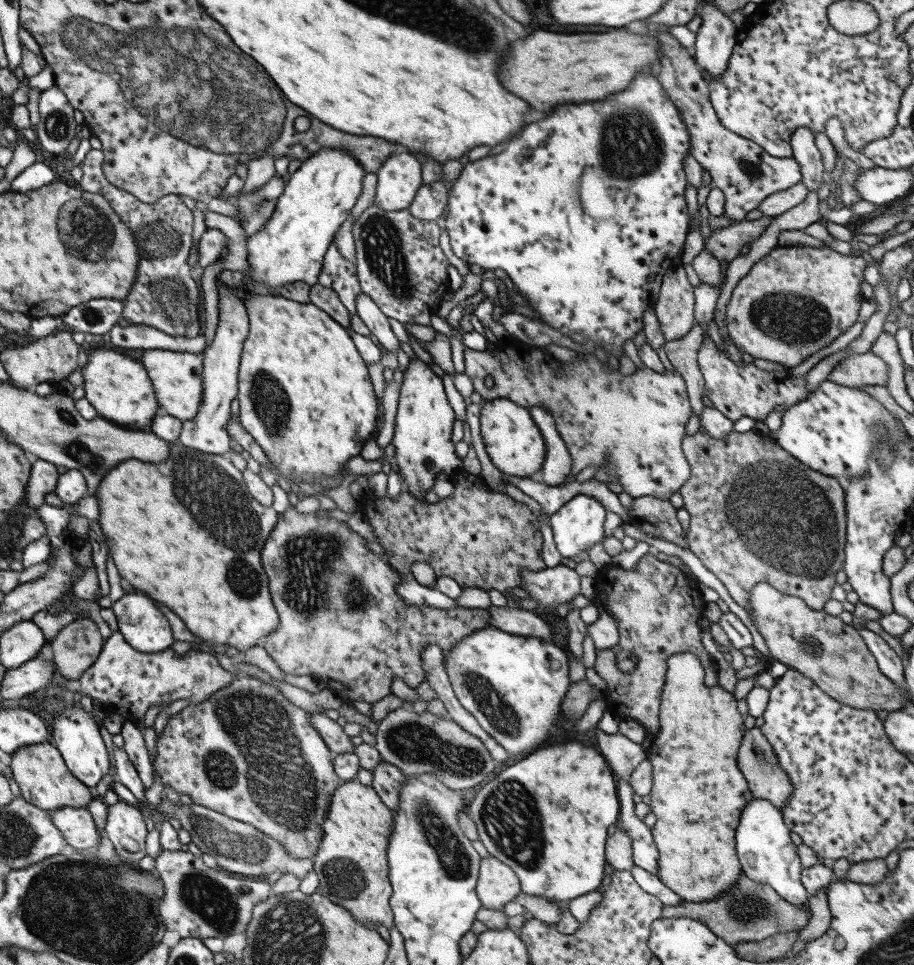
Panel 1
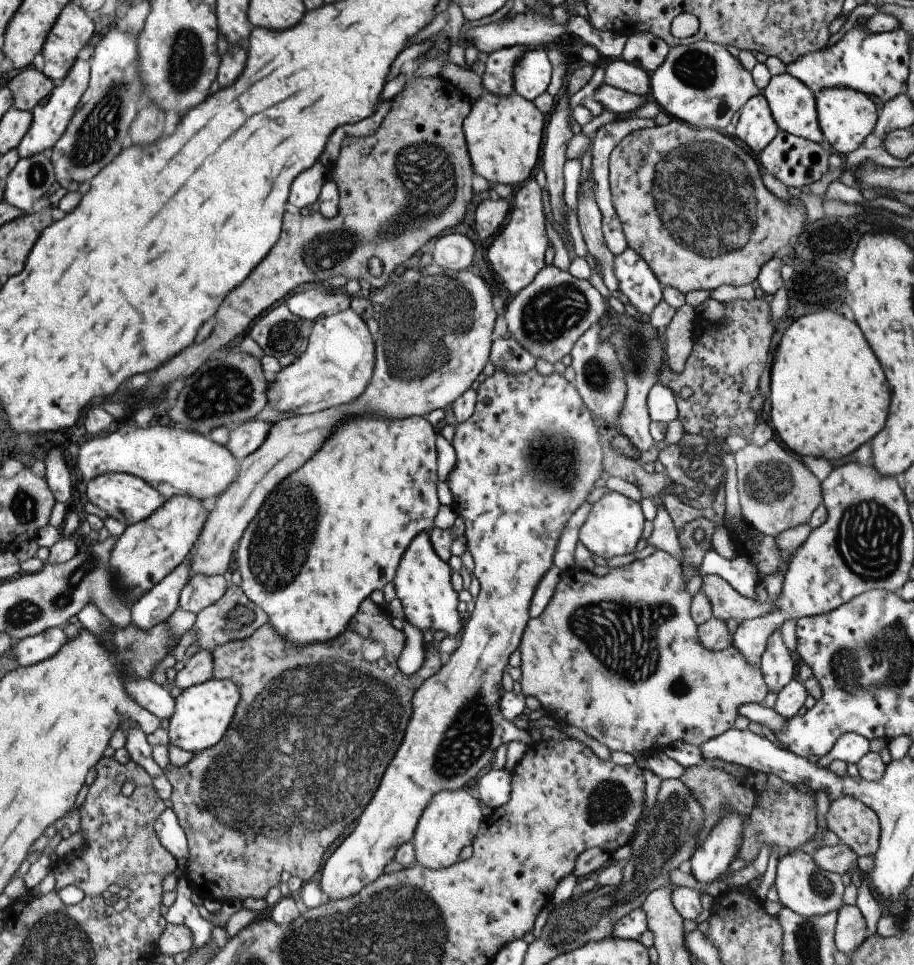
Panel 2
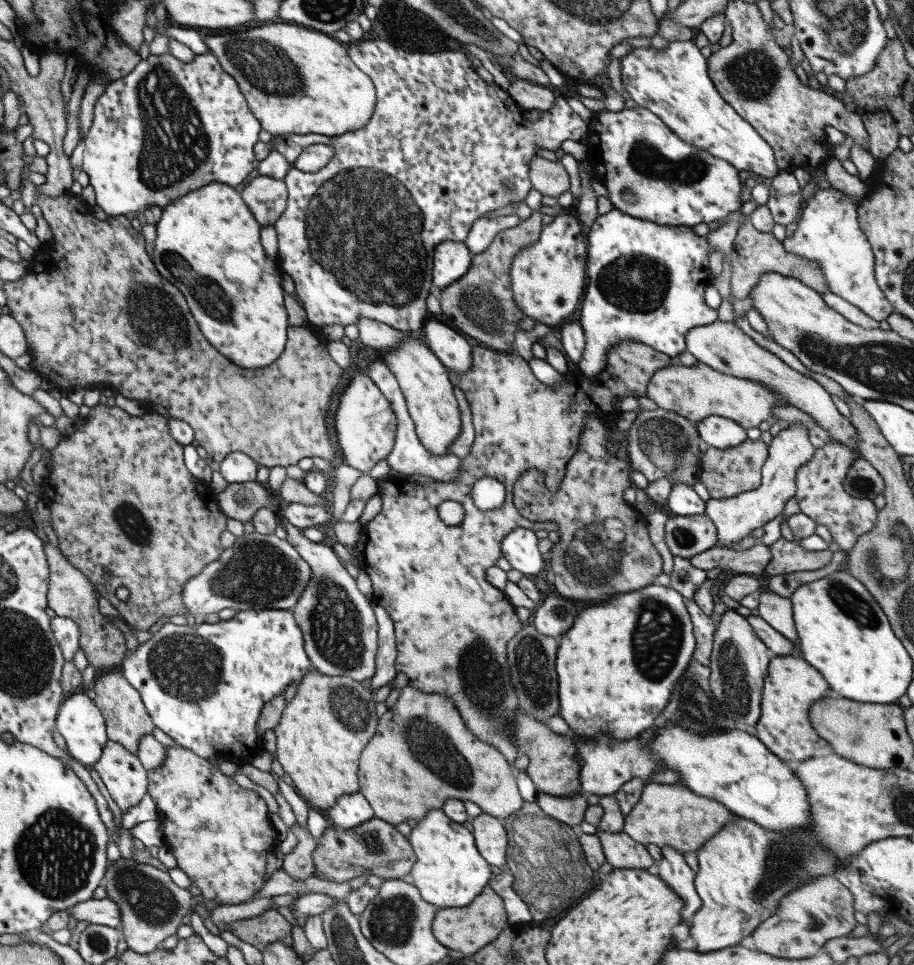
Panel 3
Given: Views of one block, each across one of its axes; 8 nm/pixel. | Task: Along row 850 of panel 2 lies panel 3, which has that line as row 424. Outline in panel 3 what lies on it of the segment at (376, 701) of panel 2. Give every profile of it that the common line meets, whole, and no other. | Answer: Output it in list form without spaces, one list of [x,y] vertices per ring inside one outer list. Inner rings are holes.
[[[39,194],[35,200],[31,200],[33,204],[37,204],[43,212],[45,222],[49,224],[53,236],[51,242],[47,246],[41,248],[41,252],[33,252],[33,262],[31,262],[31,270],[29,274],[23,276],[23,280],[17,282],[5,282],[1,288],[5,292],[5,312],[23,328],[25,332],[25,340],[27,344],[31,344],[29,354],[31,354],[31,366],[33,372],[37,372],[43,380],[47,380],[53,388],[61,388],[61,390],[71,390],[75,386],[79,388],[95,388],[97,384],[109,384],[111,388],[115,388],[121,396],[125,396],[127,400],[139,400],[139,402],[147,402],[147,404],[157,404],[161,408],[165,408],[169,412],[171,418],[183,420],[193,428],[193,436],[199,442],[199,446],[207,452],[207,456],[213,458],[213,462],[221,462],[229,452],[245,452],[247,456],[251,456],[259,466],[283,466],[287,468],[289,464],[297,464],[301,458],[323,458],[325,462],[329,462],[331,466],[339,464],[339,458],[335,458],[335,448],[333,442],[329,440],[327,434],[327,424],[325,424],[325,412],[327,406],[331,402],[331,392],[339,388],[341,384],[341,376],[343,376],[343,368],[339,368],[327,354],[325,346],[327,340],[321,336],[315,336],[307,326],[289,326],[287,328],[287,344],[285,350],[281,352],[281,356],[265,366],[265,368],[255,368],[255,370],[241,370],[239,366],[235,366],[231,360],[223,358],[217,348],[213,348],[213,344],[209,344],[209,340],[199,332],[197,322],[193,320],[183,294],[179,292],[179,288],[173,288],[173,284],[169,284],[167,280],[163,280],[155,266],[153,260],[149,260],[147,252],[145,252],[145,240],[141,234],[137,234],[131,228],[131,218],[125,216],[115,216],[115,218],[107,218],[107,220],[95,220],[93,216],[93,208],[89,208],[89,204],[85,204],[81,198],[71,196],[71,194],[61,194],[61,196],[47,196],[47,194]]]

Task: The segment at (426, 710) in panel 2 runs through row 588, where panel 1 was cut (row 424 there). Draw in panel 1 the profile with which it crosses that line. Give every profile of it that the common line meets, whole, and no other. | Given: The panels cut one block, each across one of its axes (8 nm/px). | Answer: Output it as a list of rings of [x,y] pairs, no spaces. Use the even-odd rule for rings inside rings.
[[[493,398],[489,402],[483,402],[483,408],[479,412],[479,426],[483,448],[491,464],[499,468],[501,474],[537,480],[545,460],[545,440],[527,408],[505,398]]]

